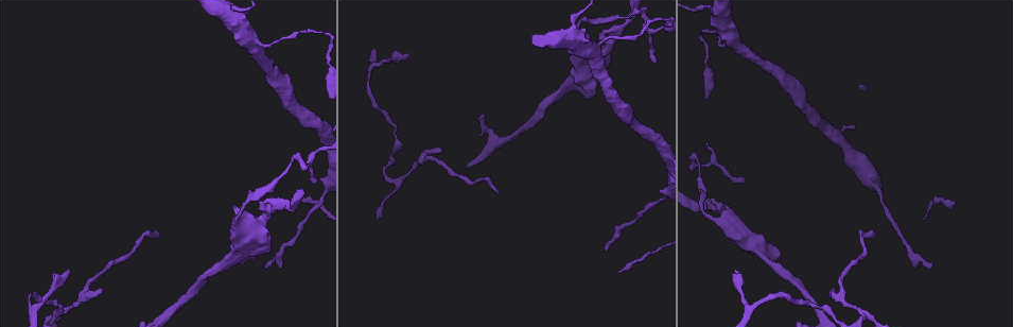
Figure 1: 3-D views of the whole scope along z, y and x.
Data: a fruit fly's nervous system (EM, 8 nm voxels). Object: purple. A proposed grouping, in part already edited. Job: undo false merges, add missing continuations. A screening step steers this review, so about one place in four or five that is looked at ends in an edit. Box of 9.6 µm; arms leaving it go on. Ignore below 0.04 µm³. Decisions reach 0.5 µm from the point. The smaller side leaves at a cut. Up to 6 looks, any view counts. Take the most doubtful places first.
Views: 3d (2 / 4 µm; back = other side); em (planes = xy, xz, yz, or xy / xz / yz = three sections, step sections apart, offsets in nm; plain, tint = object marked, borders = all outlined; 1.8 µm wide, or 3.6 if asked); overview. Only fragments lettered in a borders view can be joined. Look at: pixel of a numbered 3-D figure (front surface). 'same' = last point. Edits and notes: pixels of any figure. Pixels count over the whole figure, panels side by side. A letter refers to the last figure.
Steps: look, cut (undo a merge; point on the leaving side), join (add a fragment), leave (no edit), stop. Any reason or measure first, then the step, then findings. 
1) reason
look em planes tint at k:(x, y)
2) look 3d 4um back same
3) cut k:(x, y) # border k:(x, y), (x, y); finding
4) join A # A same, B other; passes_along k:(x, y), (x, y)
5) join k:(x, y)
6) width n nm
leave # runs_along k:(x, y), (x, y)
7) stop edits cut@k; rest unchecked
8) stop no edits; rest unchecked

thick turns thin
look 3d 4um at 1:(241, 229)

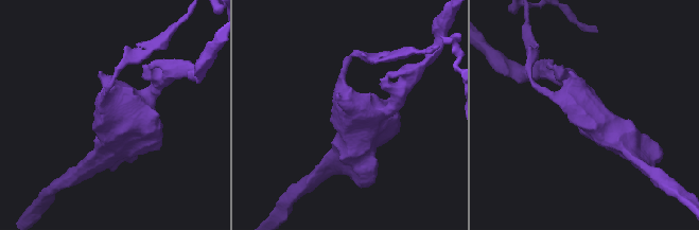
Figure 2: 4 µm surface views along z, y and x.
look em 3.6um planes tint at 2:(588, 111)

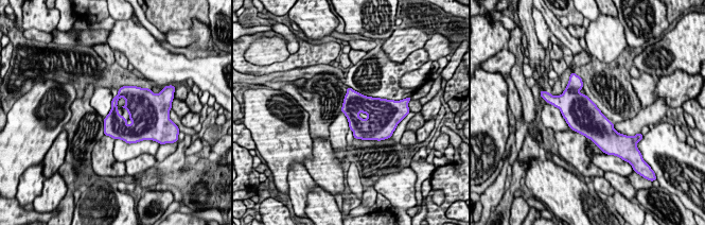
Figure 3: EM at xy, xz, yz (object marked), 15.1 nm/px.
what lies round it
look em 3.6um planes borders same

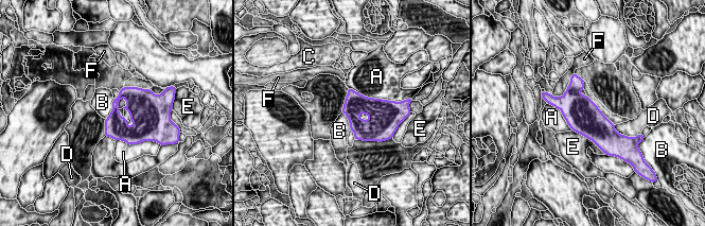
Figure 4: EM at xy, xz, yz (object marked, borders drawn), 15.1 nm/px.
leave # A other, B other, C other, D other, E other, F other; border 4:(113, 99), (111, 111), (105, 119); one neuron here

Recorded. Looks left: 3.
a narrow waist
look em planes tint at 1:(698, 160)

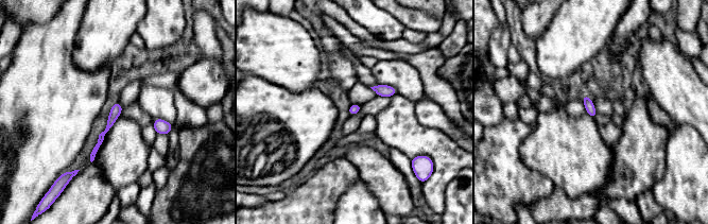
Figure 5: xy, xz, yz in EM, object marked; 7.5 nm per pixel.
look em planes borders same

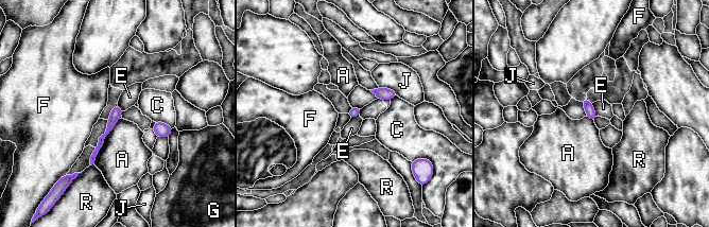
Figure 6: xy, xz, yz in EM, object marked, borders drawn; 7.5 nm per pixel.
leave # A other, C other, E other, F other, G other, J other, R other; runs_along 6:(117, 108), (110, 126), (101, 140); continuous, no second neuron

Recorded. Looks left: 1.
stop no edits; rest unchecked

